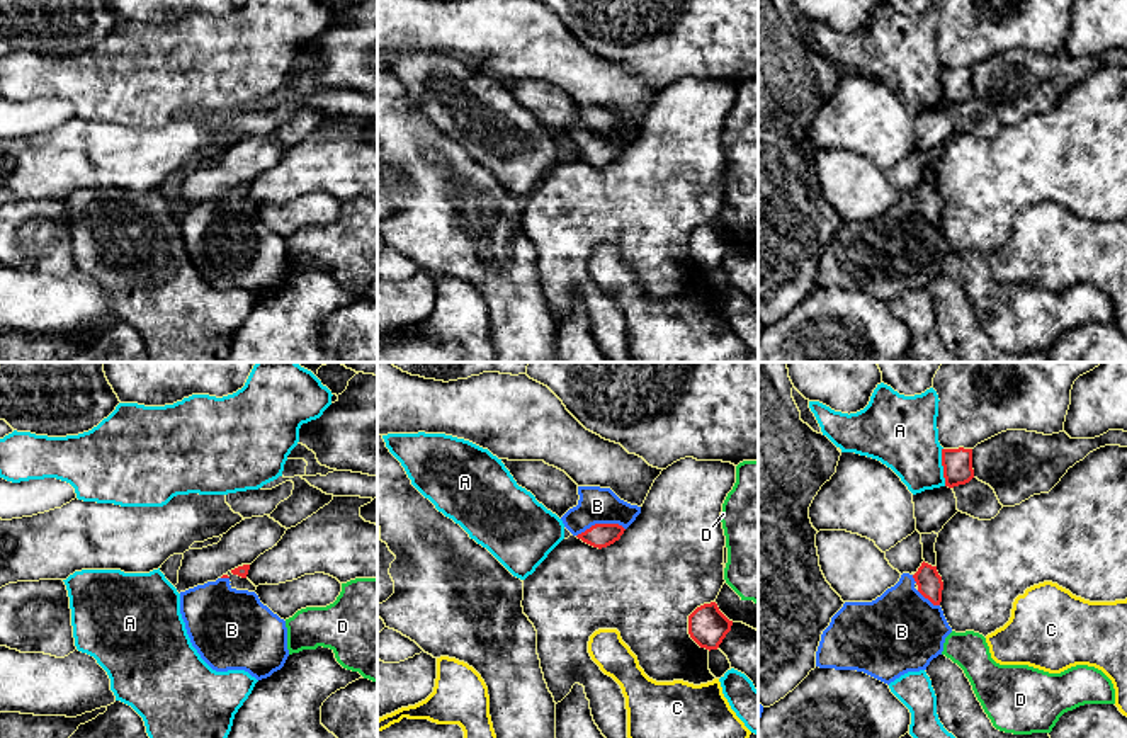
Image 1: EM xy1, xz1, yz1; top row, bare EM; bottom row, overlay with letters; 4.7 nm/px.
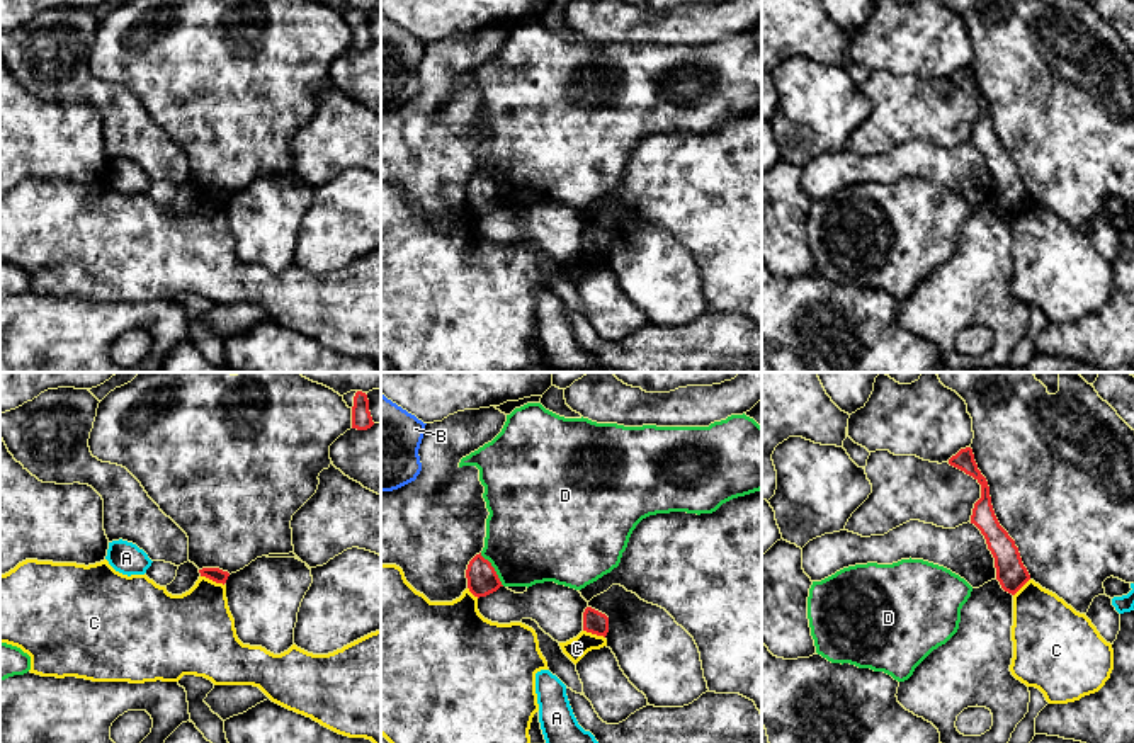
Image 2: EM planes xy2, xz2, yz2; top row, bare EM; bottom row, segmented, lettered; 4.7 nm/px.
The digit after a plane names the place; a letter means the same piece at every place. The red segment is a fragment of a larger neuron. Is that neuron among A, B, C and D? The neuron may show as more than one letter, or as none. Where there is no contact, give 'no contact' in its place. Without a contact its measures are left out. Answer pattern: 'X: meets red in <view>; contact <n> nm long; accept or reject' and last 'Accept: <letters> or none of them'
A: meets red in yz1; contact 180 nm long; reject
B: meets red in xz1; contact 240 nm long; accept
C: meets red in xy2; contact 120 nm long; reject
D: meets red in xz2; contact 200 nm long; reject
Accept: B

